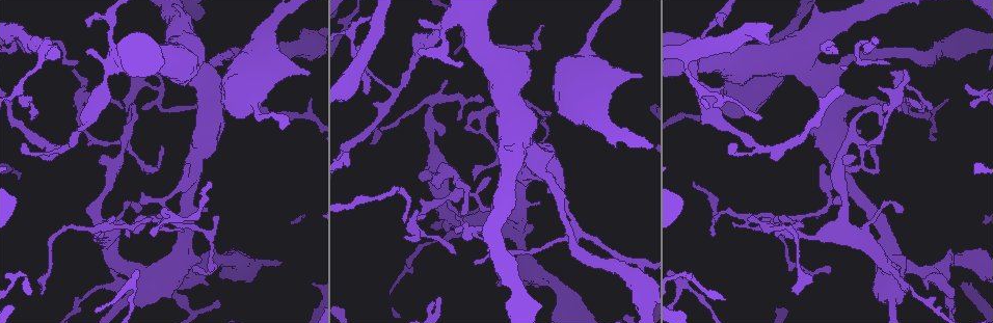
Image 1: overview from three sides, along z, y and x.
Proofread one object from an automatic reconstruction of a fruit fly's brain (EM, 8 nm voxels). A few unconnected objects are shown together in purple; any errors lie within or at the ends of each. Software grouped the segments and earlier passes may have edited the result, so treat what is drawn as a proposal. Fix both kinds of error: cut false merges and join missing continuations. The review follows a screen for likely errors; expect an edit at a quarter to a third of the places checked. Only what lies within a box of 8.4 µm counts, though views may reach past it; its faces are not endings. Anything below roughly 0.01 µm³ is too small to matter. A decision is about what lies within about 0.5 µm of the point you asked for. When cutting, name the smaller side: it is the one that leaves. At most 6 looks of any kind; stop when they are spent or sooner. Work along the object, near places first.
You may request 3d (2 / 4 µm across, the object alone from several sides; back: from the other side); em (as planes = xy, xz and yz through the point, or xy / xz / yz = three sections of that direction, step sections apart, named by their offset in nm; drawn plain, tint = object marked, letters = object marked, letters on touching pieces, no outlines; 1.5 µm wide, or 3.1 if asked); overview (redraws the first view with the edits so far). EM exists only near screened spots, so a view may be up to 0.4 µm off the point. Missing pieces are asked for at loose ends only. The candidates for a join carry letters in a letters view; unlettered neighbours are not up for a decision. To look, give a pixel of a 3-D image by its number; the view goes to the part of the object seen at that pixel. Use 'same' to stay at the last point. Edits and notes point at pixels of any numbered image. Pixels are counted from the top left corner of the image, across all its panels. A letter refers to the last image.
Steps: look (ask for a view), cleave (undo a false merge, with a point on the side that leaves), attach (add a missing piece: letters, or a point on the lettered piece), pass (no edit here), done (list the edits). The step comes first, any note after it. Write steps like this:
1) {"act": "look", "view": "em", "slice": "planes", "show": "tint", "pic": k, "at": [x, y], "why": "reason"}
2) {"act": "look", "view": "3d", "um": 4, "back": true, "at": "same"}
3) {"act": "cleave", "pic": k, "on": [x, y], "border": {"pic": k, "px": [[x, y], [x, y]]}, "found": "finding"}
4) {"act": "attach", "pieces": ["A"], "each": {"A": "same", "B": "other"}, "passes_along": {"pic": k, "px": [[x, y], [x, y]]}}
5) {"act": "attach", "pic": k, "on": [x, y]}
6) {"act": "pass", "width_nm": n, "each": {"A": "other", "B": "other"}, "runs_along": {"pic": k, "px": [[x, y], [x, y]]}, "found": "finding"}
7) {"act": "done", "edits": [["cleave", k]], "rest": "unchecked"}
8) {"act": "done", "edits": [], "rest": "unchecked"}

{"act": "look", "view": "em", "slice": "xz", "step": 8, "show": "letters", "pic": 1, "at": [73, 70], "why": "tapers out"}

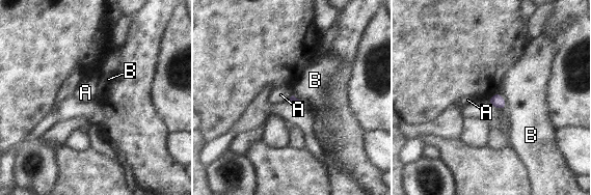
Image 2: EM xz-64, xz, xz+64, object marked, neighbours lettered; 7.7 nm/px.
{"act": "pass", "longest_contact_nm": ["B", 140], "each": {"A": "other", "B": "other"}, "found": "no lettered piece goes on from it"}

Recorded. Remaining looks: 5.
{"act": "look", "view": "3d", "um": 2, "back": true, "pic": 1, "at": [165, 200], "why": "sharp bend"}

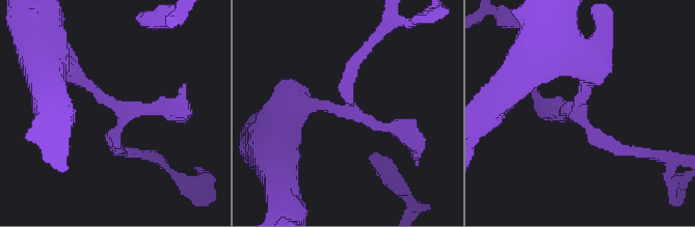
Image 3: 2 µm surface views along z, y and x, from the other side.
{"act": "look", "view": "em", "slice": "xy", "step": 4, "show": "plain", "pic": 3, "at": [582, 108], "why": "now the EM"}

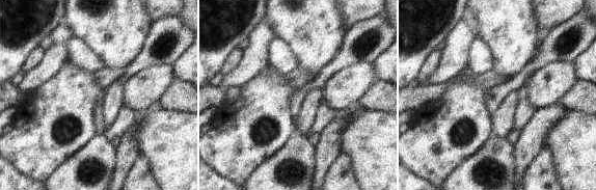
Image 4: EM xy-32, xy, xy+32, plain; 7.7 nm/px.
{"act": "look", "view": "em", "slice": "xy", "step": 4, "show": "letters", "at": "same", "why": "what lies round it"}

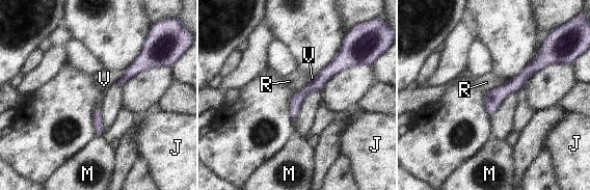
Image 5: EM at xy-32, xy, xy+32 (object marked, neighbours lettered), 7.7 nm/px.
{"act": "pass", "width_nm": 60, "each": {"J": "other", "M": "other", "R": "other", "V": "other"}, "border": {"pic": 5, "px": [[316, 76], [305, 86], [295, 91]]}, "found": "one neuron here"}

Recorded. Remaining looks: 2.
{"act": "look", "view": "em", "slice": "xz", "step": 4, "show": "tint", "pic": 1, "at": [306, 76], "why": "branch stops here"}

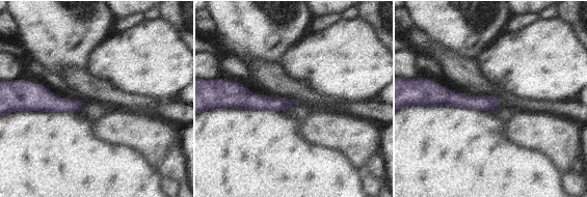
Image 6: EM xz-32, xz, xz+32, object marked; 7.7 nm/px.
{"act": "look", "view": "em", "slice": "planes", "show": "letters", "at": "same"}

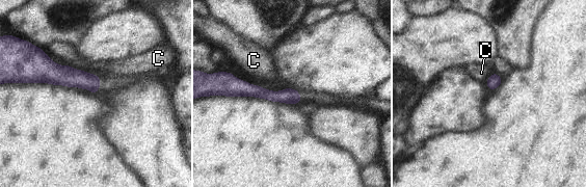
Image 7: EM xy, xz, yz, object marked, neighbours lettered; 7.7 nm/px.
{"act": "pass", "each": {"C": "other"}, "border": {"pic": 7, "px": [[491, 73], [484, 82]]}, "found": "none of them fits"}

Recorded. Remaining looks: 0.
{"act": "done", "edits": [], "rest": "unchecked"}

